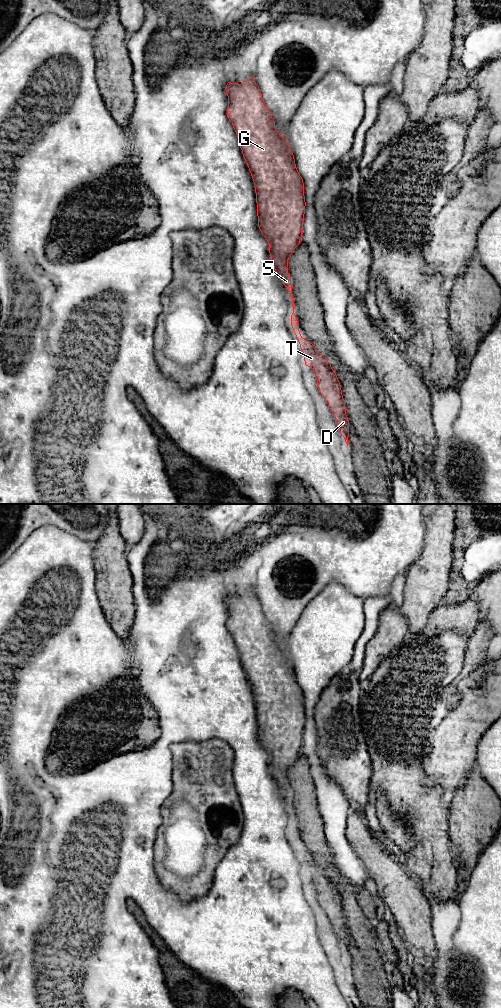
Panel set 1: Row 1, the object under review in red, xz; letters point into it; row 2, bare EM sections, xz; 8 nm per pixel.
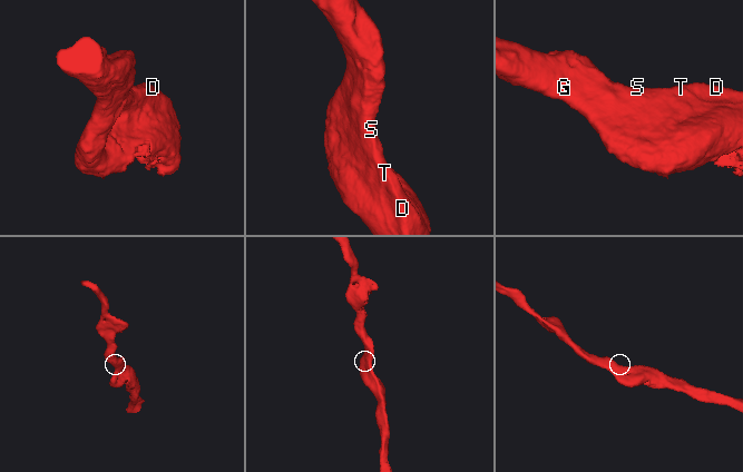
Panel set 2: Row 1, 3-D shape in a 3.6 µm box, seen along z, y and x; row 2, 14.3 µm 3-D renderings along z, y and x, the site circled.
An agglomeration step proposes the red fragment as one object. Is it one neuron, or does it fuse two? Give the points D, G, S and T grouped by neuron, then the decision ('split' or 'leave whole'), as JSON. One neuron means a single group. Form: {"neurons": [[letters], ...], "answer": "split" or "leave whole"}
{"neurons": [["D", "G", "S", "T"]], "answer": "leave whole"}

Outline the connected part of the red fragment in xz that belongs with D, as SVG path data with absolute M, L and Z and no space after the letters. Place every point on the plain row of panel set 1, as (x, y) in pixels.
M250 589L241 596L228 594L225 603L228 608L227 629L237 646L243 669L254 694L258 739L269 756L269 765L274 781L290 805L289 810L292 812L291 838L303 864L305 877L313 881L318 902L328 916L338 936L340 946L348 958L349 933L340 894L328 872L317 863L311 854L301 848L298 831L294 825L294 809L287 779L288 771L300 756L302 749L306 718L303 691L296 680L294 667L287 654L287 647L282 649L276 642L275 633L262 610L255 590Z

